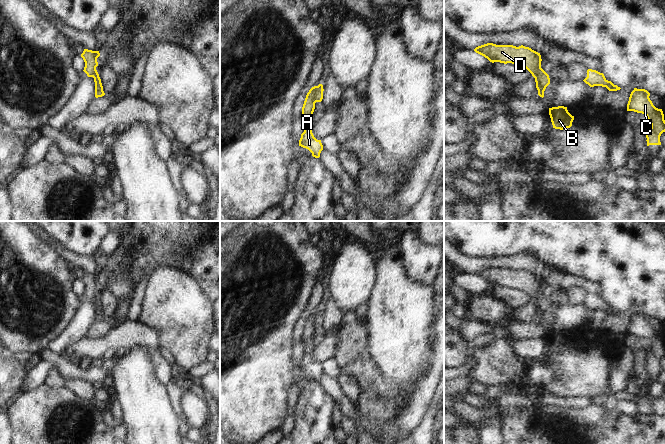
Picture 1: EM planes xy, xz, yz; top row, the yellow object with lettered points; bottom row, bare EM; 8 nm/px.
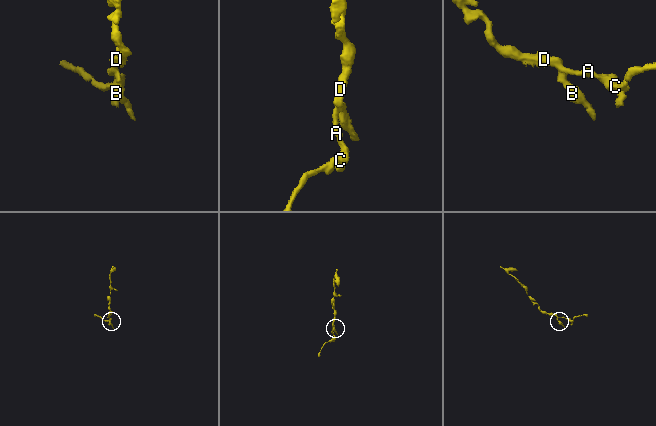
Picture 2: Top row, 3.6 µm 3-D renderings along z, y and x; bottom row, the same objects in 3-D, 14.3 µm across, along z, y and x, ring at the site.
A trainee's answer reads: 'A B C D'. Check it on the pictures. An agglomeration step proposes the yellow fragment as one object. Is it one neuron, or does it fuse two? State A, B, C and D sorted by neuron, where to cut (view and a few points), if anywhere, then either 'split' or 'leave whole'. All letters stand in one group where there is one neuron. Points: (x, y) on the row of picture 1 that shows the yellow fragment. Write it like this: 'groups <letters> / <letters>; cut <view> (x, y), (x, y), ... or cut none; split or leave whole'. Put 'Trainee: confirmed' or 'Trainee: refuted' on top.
Trainee: refuted
groups A C D / B; cut xz (317, 86), (314, 92), (314, 102); split

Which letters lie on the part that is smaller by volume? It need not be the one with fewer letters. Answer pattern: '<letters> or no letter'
B

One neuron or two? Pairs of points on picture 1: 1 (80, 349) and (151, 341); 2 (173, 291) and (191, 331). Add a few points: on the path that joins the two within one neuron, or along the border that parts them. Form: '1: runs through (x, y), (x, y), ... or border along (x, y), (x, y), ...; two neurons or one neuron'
1: runs through (98, 348), (114, 339), (133, 339); one neuron
2: runs through (173, 301), (182, 313), (184, 321); one neuron

